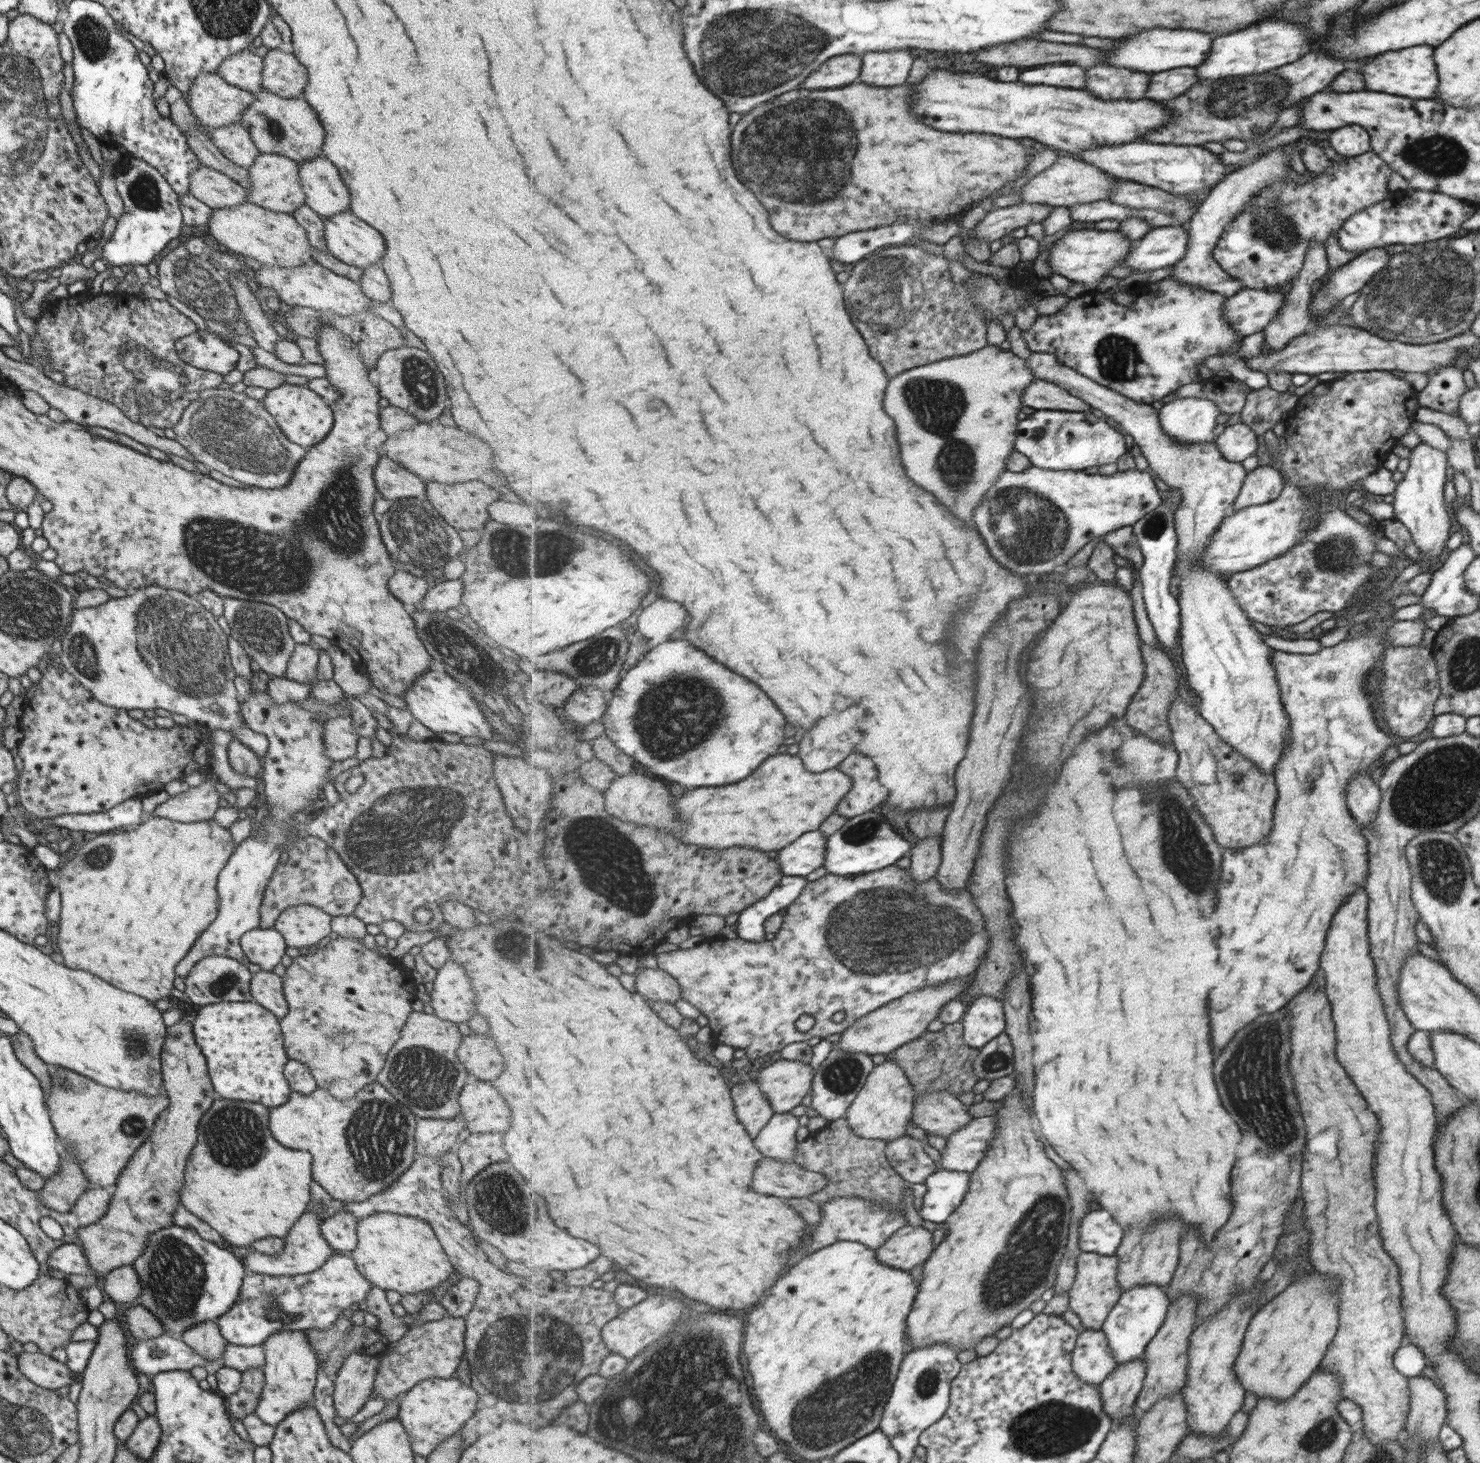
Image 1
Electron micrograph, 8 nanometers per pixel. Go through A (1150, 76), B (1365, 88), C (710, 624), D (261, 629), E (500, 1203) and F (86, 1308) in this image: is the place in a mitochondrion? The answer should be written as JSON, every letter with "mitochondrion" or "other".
{"A":"other","B":"other","C":"other","D":"mitochondrion","E":"mitochondrion","F":"other"}

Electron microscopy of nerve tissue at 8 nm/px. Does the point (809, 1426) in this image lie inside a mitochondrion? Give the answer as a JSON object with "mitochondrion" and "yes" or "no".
{"mitochondrion":"yes"}

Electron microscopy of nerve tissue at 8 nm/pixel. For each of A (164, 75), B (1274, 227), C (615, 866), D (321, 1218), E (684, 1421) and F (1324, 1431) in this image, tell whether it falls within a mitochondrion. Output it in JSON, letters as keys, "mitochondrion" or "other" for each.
{"A":"other","B":"mitochondrion","C":"mitochondrion","D":"other","E":"mitochondrion","F":"mitochondrion"}

